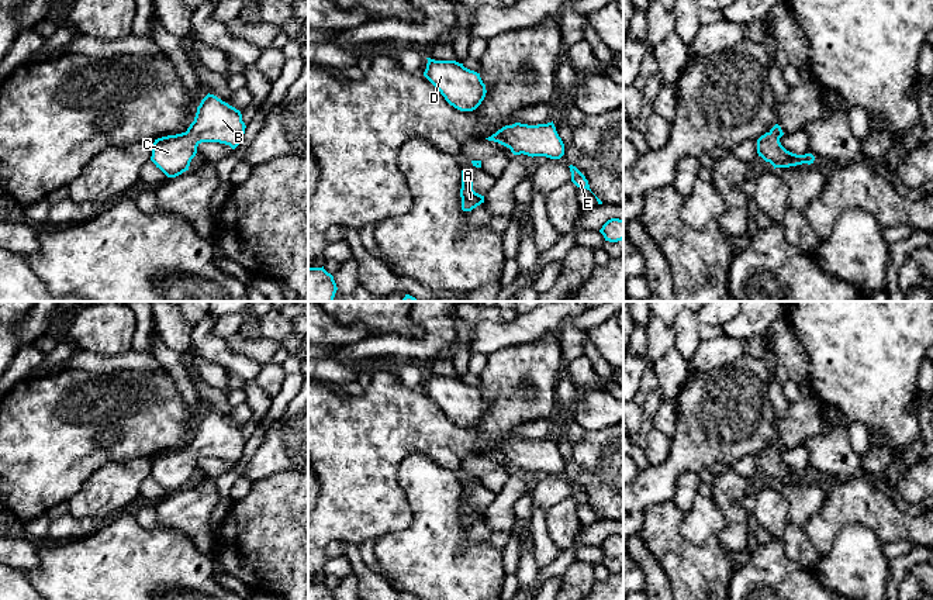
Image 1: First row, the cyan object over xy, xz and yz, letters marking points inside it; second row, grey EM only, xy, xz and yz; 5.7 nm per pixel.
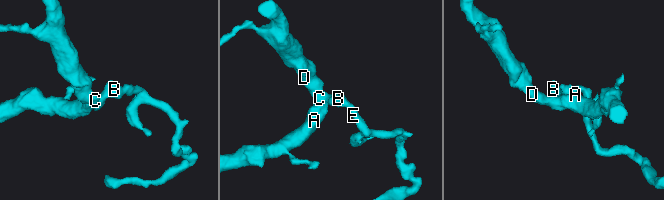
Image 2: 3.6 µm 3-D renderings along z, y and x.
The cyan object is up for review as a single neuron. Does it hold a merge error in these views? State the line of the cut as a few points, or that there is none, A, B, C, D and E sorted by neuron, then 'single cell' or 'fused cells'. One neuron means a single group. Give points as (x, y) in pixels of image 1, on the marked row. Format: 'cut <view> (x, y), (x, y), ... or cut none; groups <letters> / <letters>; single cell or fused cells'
cut none; groups A B C D E; single cell

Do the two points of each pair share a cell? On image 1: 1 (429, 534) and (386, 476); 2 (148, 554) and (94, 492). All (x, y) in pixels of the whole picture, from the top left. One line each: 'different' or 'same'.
1: different
2: different

